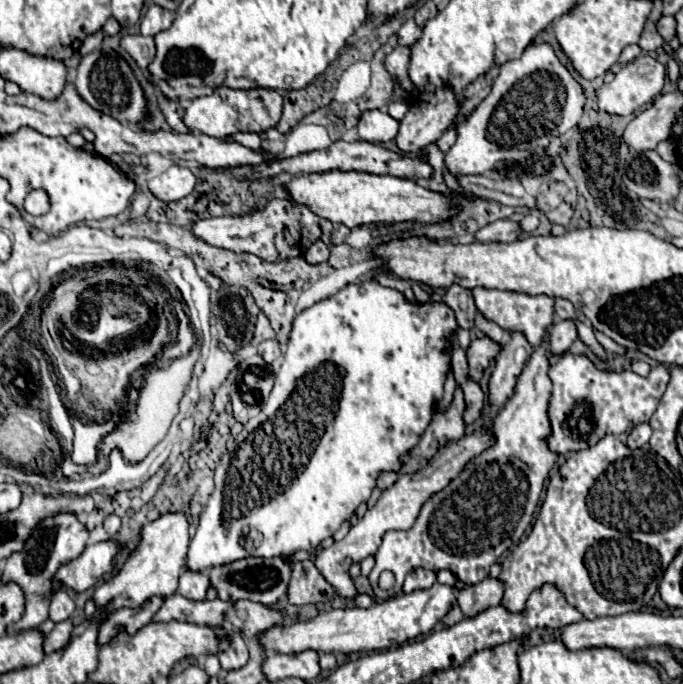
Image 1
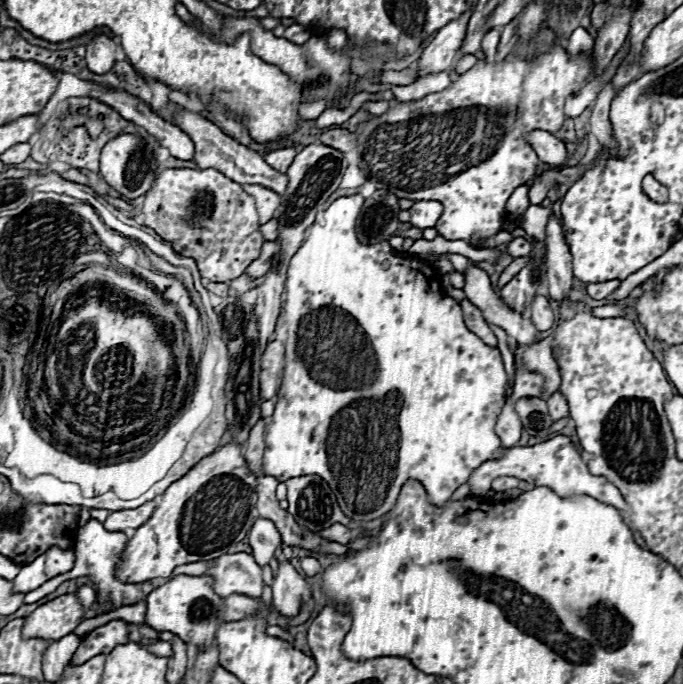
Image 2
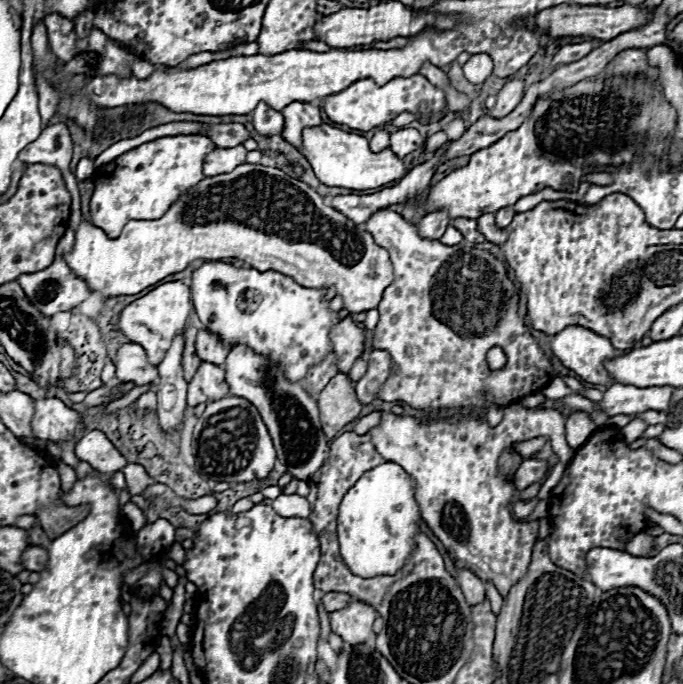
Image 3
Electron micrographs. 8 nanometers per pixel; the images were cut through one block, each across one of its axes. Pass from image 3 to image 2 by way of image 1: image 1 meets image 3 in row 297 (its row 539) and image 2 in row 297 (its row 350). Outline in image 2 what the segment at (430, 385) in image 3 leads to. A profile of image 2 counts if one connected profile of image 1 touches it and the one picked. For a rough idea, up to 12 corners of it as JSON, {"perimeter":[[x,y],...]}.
{"perimeter":[[534,296],[530,318],[538,330],[554,324],[546,296]]}

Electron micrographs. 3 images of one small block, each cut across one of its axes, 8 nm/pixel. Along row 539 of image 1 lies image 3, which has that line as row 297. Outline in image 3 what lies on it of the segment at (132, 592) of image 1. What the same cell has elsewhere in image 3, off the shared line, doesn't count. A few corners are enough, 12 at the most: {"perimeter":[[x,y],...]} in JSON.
{"perimeter":[[162,284],[128,304],[120,330],[160,364],[184,332],[190,290]]}

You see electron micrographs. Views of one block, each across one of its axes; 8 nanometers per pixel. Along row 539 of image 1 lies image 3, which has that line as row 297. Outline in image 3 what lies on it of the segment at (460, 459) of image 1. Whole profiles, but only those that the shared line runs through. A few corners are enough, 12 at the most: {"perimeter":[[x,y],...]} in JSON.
{"perimeter":[[240,164],[66,262],[130,296],[242,258],[376,308],[388,252],[298,178]]}

